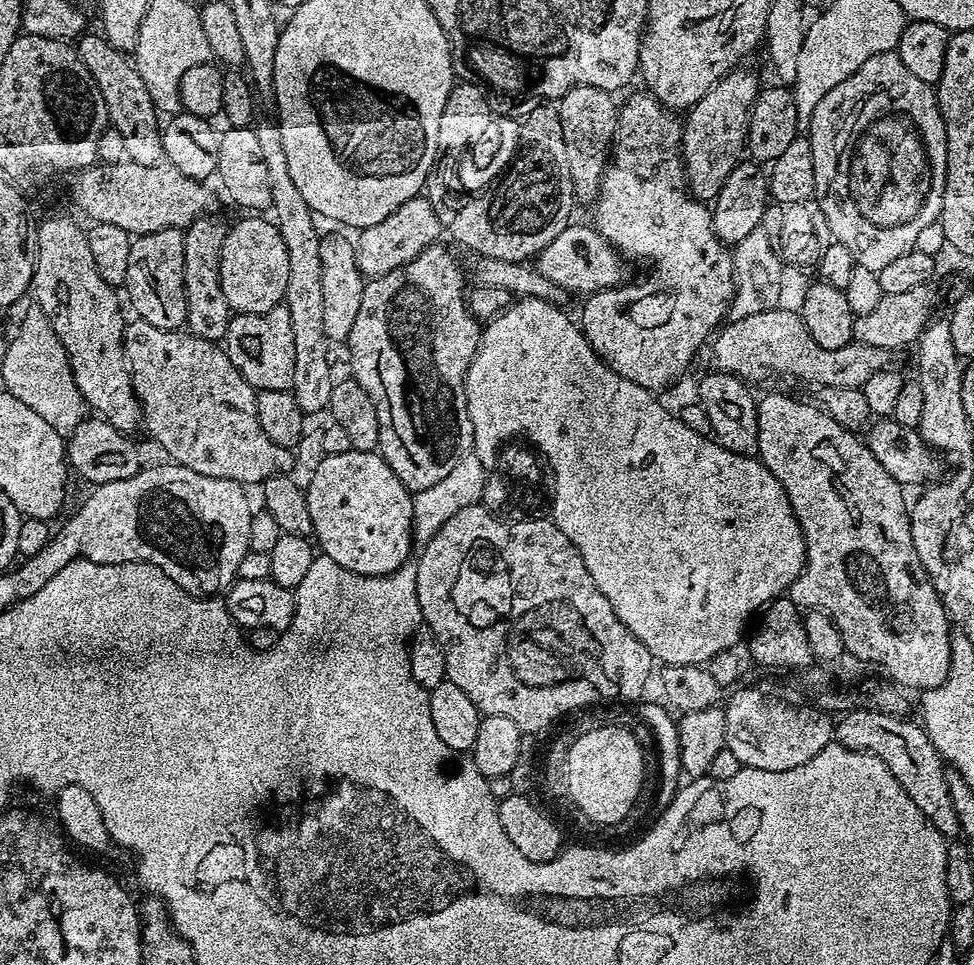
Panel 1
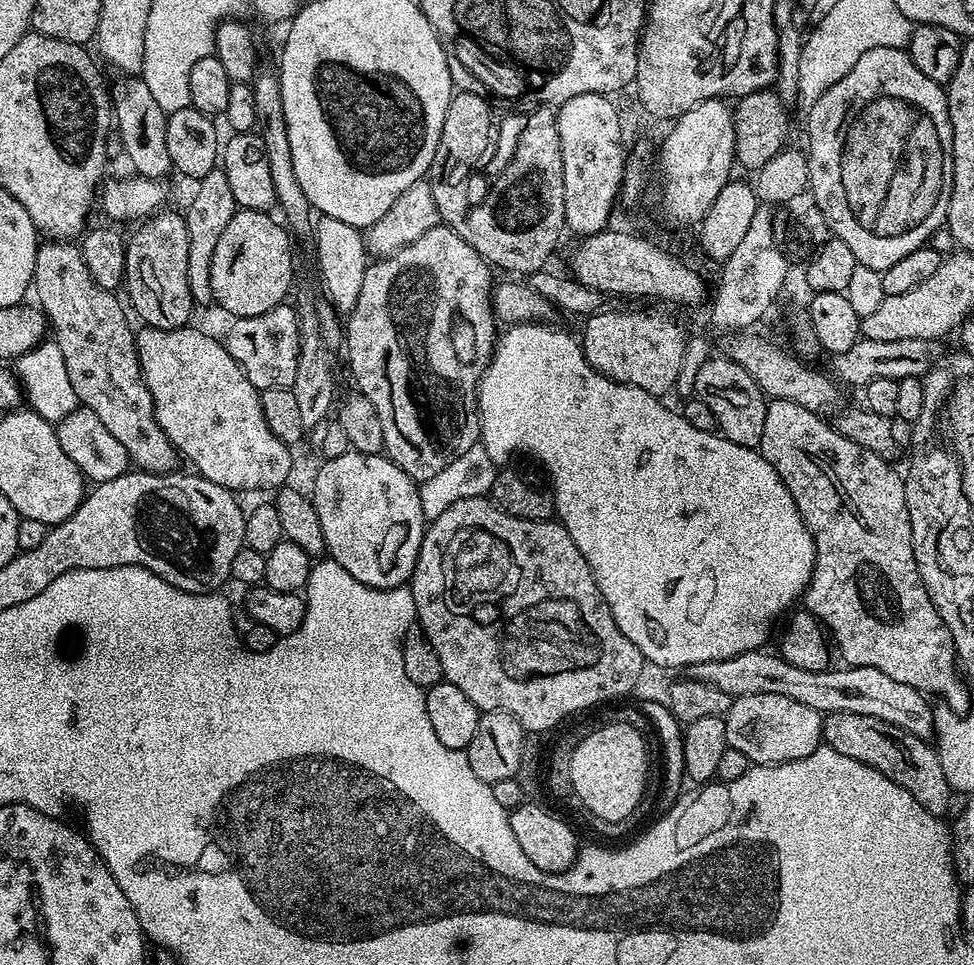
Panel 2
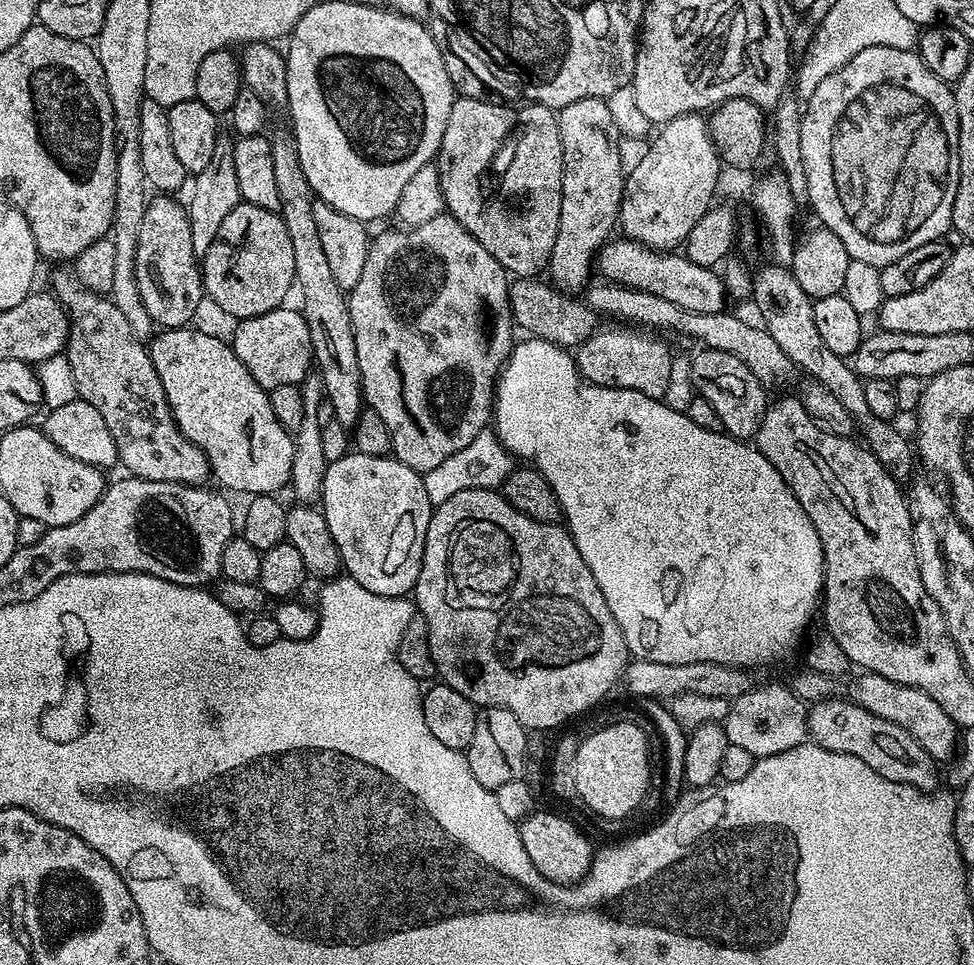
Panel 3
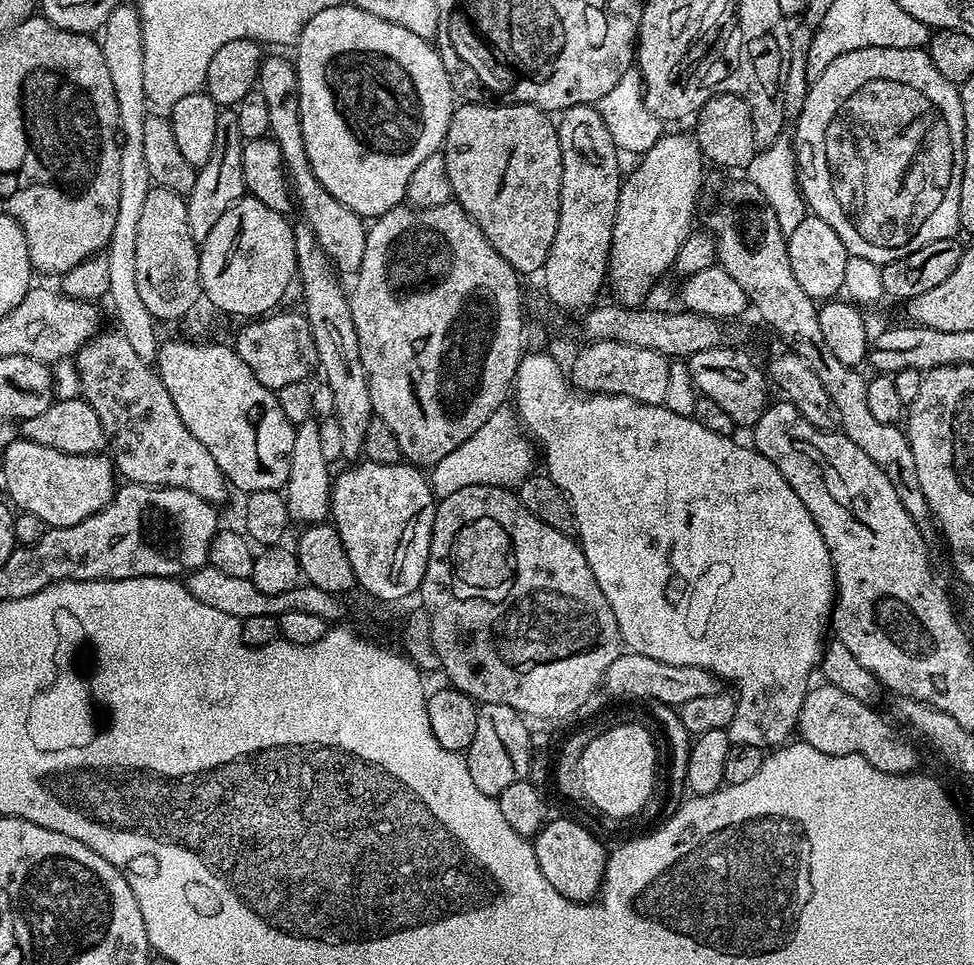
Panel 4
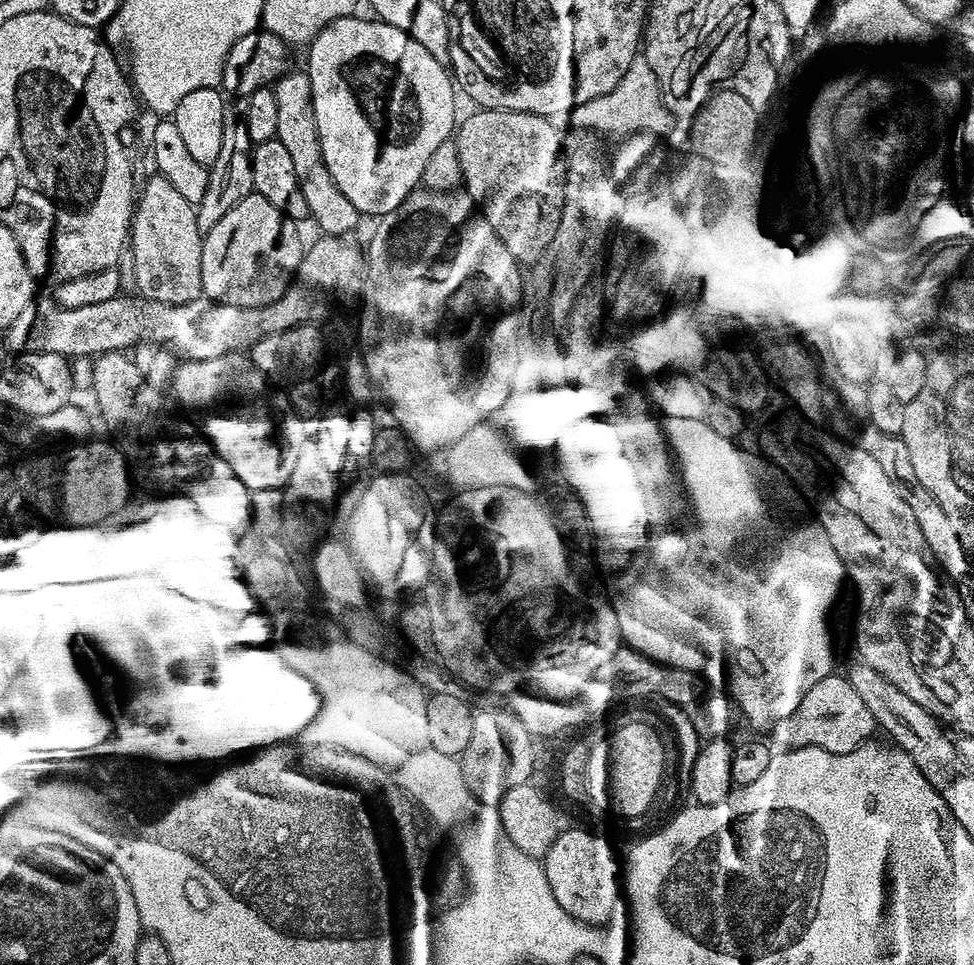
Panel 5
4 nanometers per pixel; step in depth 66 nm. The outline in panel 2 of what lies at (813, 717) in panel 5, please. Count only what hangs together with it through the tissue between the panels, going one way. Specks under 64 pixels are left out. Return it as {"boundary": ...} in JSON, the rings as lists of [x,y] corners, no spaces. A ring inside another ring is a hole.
{"boundary":[[[830,712],[824,716],[823,743],[829,748],[838,750],[838,754],[846,754],[846,758],[854,758],[863,764],[869,764],[874,770],[886,774],[904,792],[908,792],[930,814],[938,817],[945,815],[948,808],[950,789],[946,782],[946,774],[942,774],[942,762],[935,747],[927,740],[919,740],[914,734],[902,730],[898,726],[890,726],[890,722],[882,722],[882,718],[866,718],[862,714],[849,712]]]}

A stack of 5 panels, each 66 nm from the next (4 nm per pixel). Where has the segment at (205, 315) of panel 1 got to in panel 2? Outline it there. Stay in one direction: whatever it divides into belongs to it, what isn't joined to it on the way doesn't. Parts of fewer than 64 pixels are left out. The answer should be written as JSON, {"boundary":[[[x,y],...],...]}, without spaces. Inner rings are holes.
{"boundary":[[[217,166],[210,174],[199,177],[196,193],[188,204],[188,212],[183,213],[190,242],[190,258],[186,258],[186,280],[190,282],[190,294],[197,305],[213,303],[212,299],[212,263],[214,249],[218,247],[218,238],[226,230],[230,218],[238,211],[234,194],[230,194],[230,182],[226,182],[223,167]]]}

